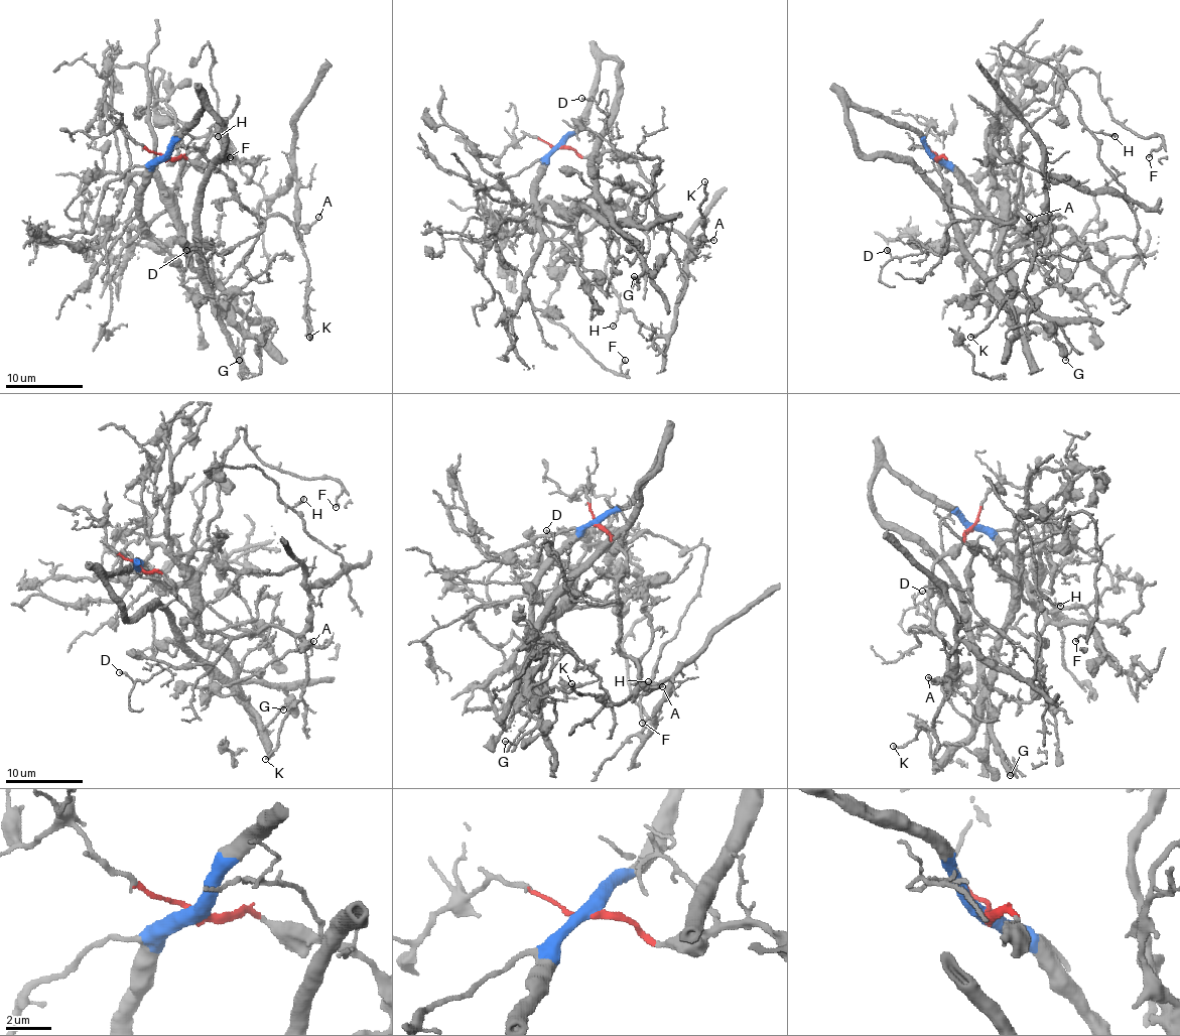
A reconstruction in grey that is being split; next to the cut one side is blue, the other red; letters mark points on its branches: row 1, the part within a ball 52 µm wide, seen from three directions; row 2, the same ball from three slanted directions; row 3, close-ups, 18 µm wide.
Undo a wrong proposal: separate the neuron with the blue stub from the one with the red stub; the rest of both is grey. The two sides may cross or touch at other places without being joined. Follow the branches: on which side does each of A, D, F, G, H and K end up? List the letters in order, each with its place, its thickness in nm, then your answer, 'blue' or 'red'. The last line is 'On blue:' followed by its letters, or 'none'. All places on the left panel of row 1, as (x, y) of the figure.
A: (318, 217) | 130 nm | red
D: (186, 250) | 120 nm | red
F: (230, 157) | 110 nm | blue
G: (239, 360) | 110 nm | blue
H: (218, 136) | 120 nm | red
K: (309, 337) | 180 nm | red
On blue: F, G

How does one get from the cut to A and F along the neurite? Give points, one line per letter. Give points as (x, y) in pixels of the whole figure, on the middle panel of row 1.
A: (560, 147), (573, 147), (583, 155), (620, 151), (632, 157), (653, 190), (657, 222), (693, 245), (713, 241)
F: (560, 146), (537, 210), (577, 243), (552, 266), (548, 318), (607, 369), (624, 359)

